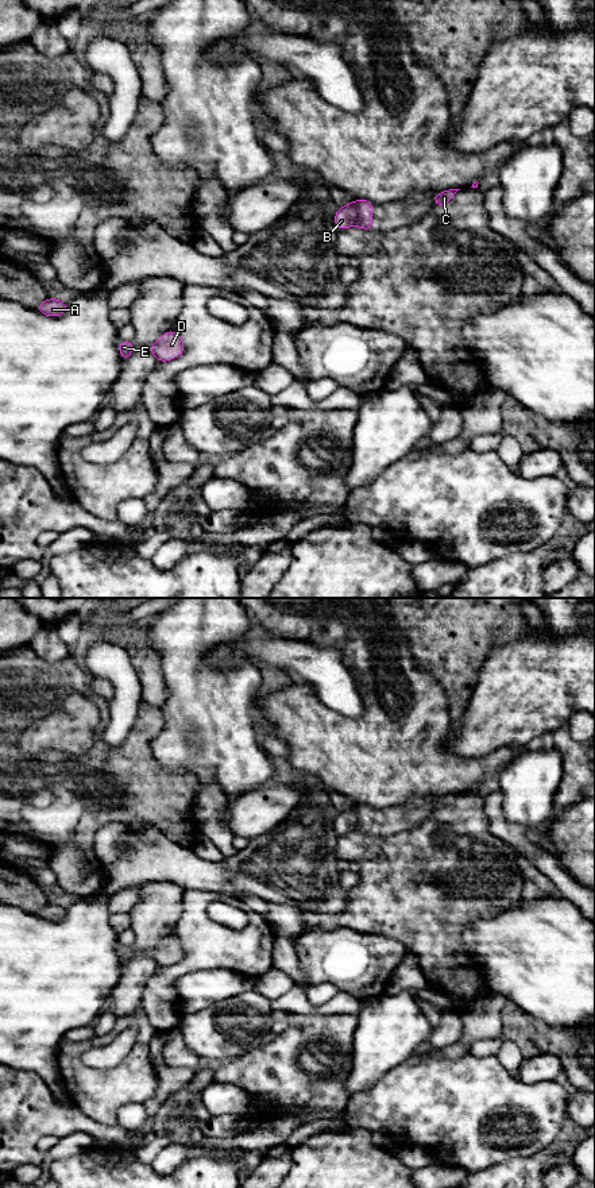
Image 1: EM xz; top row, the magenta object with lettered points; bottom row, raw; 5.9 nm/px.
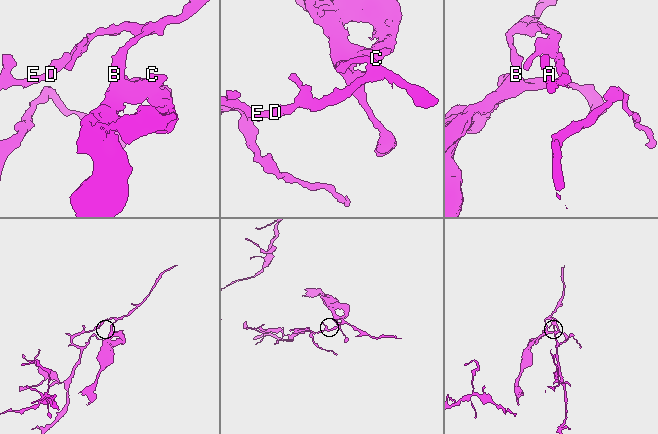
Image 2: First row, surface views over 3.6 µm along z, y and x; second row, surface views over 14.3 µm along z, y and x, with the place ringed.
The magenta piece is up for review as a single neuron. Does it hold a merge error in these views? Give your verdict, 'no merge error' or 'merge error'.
merge error

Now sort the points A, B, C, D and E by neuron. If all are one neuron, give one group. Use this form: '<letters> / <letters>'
A B D E / C

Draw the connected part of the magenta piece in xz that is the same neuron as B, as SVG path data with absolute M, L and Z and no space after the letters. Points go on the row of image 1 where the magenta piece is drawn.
M353 202L339 208L335 216L336 228L344 230L351 225L355 225L356 216L358 216L358 211Z

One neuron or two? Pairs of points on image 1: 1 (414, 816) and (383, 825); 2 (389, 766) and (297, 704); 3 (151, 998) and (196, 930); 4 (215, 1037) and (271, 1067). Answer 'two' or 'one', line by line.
1: one
2: one
3: one
4: two

